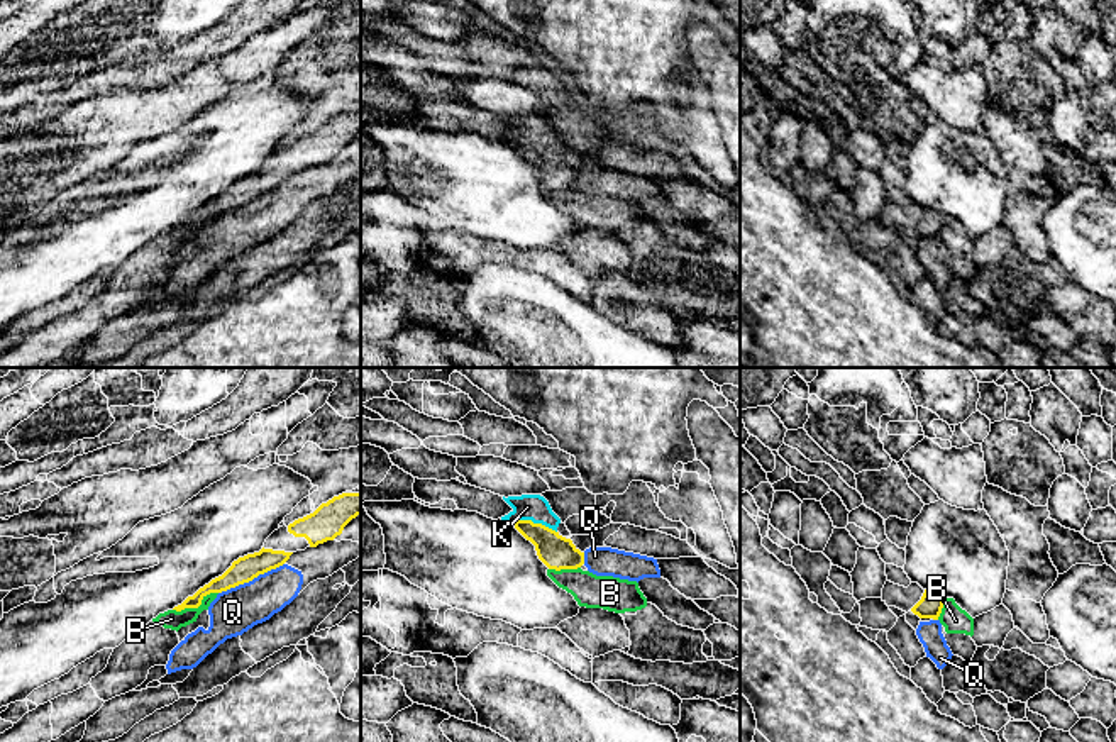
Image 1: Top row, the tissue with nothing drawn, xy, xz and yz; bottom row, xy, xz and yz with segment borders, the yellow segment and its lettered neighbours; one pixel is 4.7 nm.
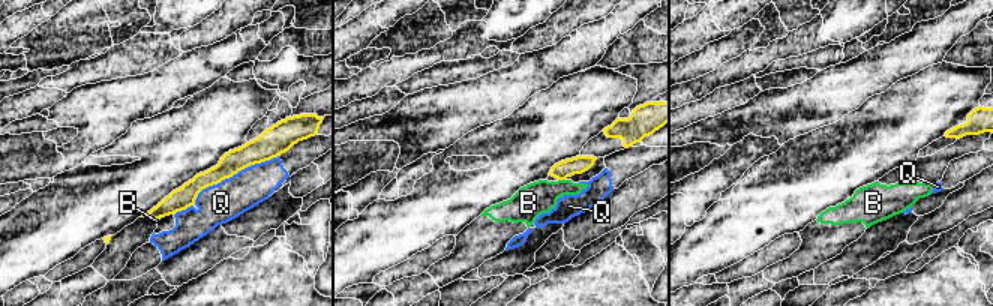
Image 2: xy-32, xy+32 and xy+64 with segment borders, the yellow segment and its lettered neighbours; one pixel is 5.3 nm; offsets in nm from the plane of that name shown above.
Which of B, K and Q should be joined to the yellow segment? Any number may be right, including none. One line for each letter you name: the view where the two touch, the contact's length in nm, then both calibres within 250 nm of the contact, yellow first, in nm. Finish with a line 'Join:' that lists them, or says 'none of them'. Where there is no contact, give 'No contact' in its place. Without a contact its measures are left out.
K: Touches yellow in xz. Shared border 220 nm. Thickness 160 nm (yellow) against 130 nm
Join: K

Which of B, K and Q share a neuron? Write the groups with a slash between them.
B / K / Q

